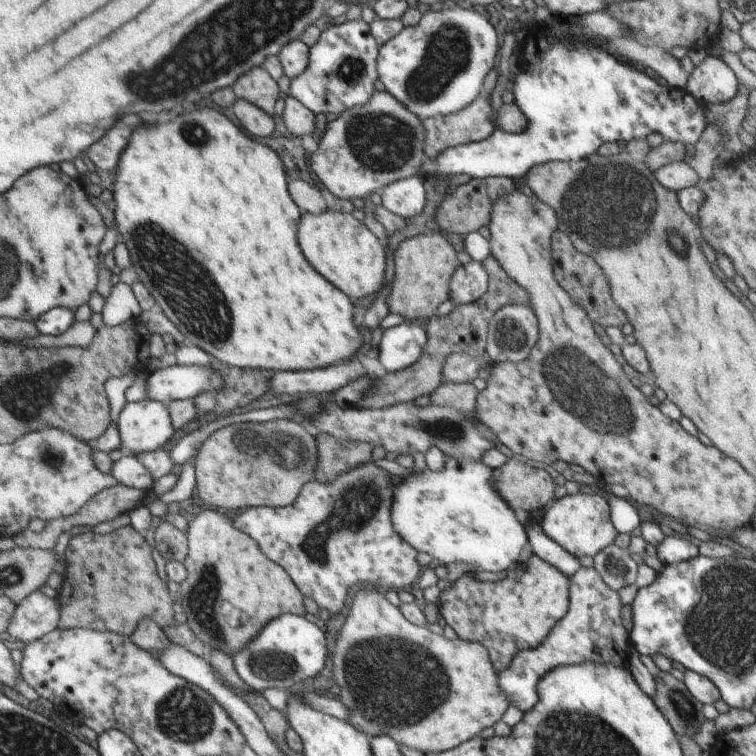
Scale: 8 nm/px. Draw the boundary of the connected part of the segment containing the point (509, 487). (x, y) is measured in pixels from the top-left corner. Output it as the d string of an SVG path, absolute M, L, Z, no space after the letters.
M514 456L508 459L500 468L492 469L492 476L498 496L502 496L502 500L518 514L526 515L534 510L542 510L554 501L556 486L550 474L542 468L526 464L522 458Z

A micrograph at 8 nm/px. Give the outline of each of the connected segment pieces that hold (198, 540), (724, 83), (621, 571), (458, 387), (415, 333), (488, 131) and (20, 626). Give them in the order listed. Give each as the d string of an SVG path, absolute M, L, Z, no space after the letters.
M202 510L189 523L186 532L189 552L183 562L187 578L180 585L178 608L187 616L185 624L205 644L207 650L222 650L234 658L234 654L252 642L270 620L282 615L304 617L307 612L304 597L284 568L268 560L248 534L234 528L234 518L230 519L223 513L223 510Z
M709 55L689 76L685 91L703 106L720 106L737 94L736 74L721 58Z
M610 544L593 558L593 568L604 583L614 591L636 583L638 564L626 548Z
M444 382L431 393L430 404L474 412L480 394L481 392L472 382L464 382L464 384Z
M410 322L398 324L384 330L384 335L378 348L380 355L377 361L380 361L388 372L398 372L398 370L412 366L422 356L426 342L428 342L428 334L426 334L424 326Z
M496 68L486 76L484 80L484 88L480 92L480 96L468 104L466 108L462 108L460 112L450 114L447 117L424 118L420 120L424 130L426 130L426 138L424 138L424 154L432 160L432 156L436 156L438 152L459 146L460 144L469 144L470 142L480 142L489 138L494 132L494 124L492 124L492 106L490 106L490 98L492 98L492 90L496 86L498 71Z
M36 590L16 604L7 632L17 641L34 642L57 628L60 612L56 598Z

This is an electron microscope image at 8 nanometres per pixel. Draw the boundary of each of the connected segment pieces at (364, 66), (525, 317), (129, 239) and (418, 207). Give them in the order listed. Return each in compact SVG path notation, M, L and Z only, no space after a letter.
M364 20L346 21L331 25L321 32L319 40L310 48L308 66L304 72L290 79L290 97L294 97L315 115L342 114L349 108L368 104L376 92L380 46Z
M508 304L490 318L485 351L492 363L526 360L538 342L535 313L527 304Z
M194 108L190 112L178 114L174 120L166 124L146 124L144 128L136 128L134 140L128 141L128 148L120 153L118 168L115 170L113 198L116 200L114 208L114 227L118 230L120 242L128 248L131 264L144 287L150 292L153 300L160 305L164 315L184 335L187 344L194 344L204 350L214 360L230 367L242 370L314 370L326 368L336 362L352 360L352 356L363 346L364 339L359 333L360 321L355 321L354 306L344 292L328 284L304 258L296 242L296 226L300 212L292 202L286 176L282 168L279 154L269 146L261 144L252 137L246 136L234 122L230 121L222 112L214 108Z
M408 176L386 184L380 195L386 210L404 219L420 215L426 204L426 190L423 177Z

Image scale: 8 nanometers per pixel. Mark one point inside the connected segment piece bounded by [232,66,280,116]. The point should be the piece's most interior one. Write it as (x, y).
(257, 86)

